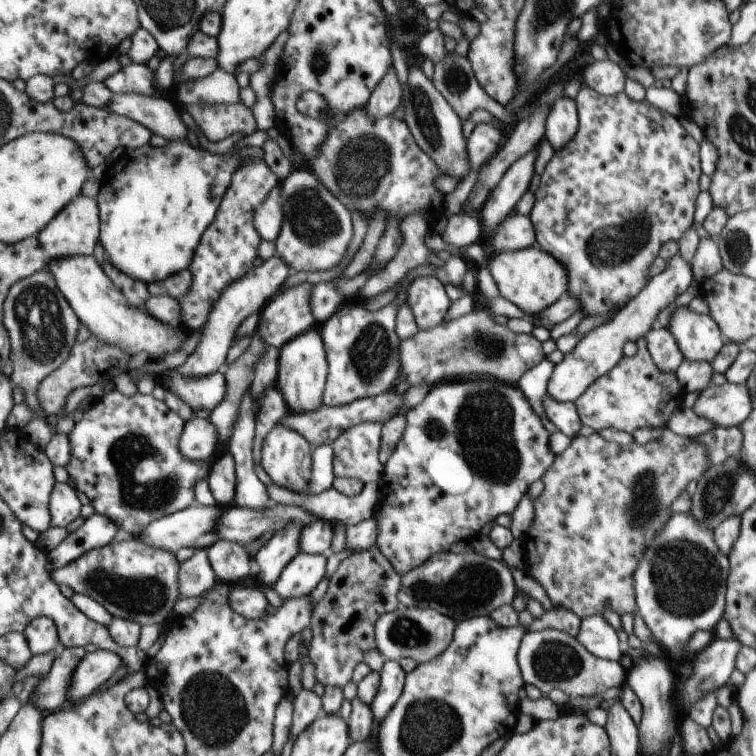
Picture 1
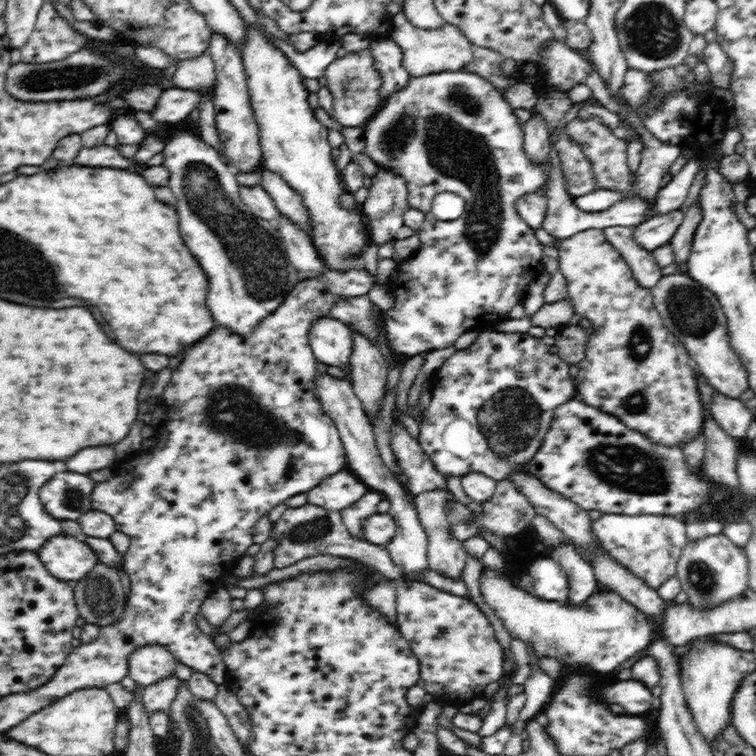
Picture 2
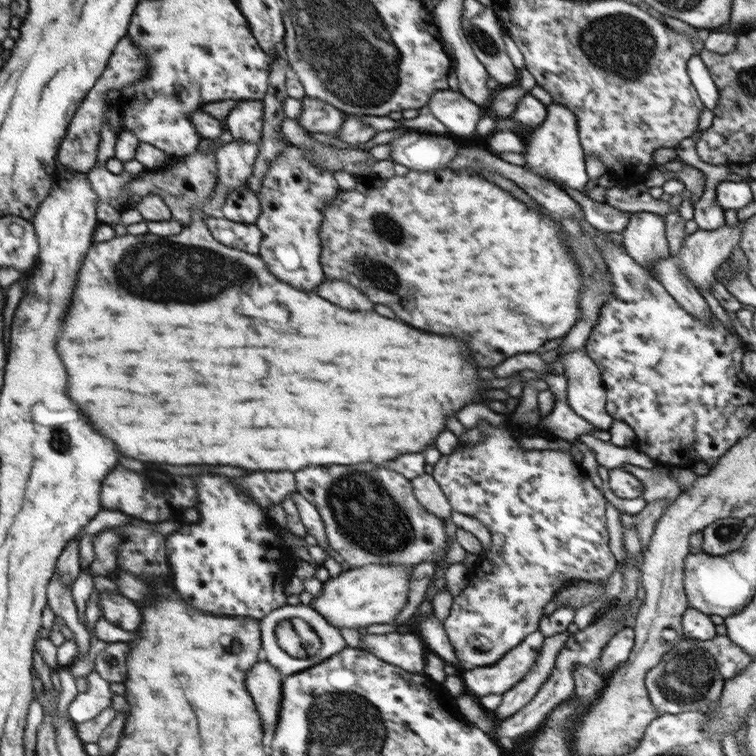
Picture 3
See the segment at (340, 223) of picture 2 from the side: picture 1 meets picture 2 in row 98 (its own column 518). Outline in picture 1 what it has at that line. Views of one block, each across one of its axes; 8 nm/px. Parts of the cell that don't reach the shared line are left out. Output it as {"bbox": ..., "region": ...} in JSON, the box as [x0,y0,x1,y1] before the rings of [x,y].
{"bbox":[487,244,567,317],"region":[[[537,244],[522,250],[495,253],[488,259],[487,268],[498,287],[499,295],[518,306],[528,317],[542,312],[567,293],[565,266]]]}

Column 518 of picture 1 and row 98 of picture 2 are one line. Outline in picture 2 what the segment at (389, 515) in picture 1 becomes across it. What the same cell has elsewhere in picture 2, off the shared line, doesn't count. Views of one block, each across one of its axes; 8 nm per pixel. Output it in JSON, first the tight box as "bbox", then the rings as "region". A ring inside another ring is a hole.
{"bbox":[364,69,549,357],"region":[[[460,69],[454,72],[426,74],[426,76],[418,76],[418,78],[410,77],[406,89],[392,94],[364,126],[364,145],[366,145],[364,153],[370,156],[378,166],[396,171],[402,177],[402,180],[406,181],[409,206],[425,214],[424,224],[417,230],[417,235],[420,239],[418,250],[415,250],[409,258],[406,258],[399,264],[399,273],[392,277],[385,285],[389,292],[394,295],[394,299],[396,299],[390,310],[382,312],[382,324],[386,330],[385,336],[394,354],[414,357],[419,353],[449,348],[454,346],[456,339],[467,331],[482,332],[490,329],[501,319],[508,316],[510,310],[522,300],[523,296],[519,295],[526,290],[526,286],[532,282],[536,274],[545,270],[545,266],[541,261],[545,246],[536,239],[534,235],[535,229],[529,227],[527,222],[522,220],[522,217],[517,213],[515,204],[518,198],[525,194],[545,194],[549,177],[549,158],[546,162],[542,162],[542,164],[534,164],[527,157],[524,150],[523,129],[520,127],[516,115],[512,112],[513,104],[510,102],[507,93],[494,88],[490,82],[487,82],[479,74],[474,73],[474,71]],[[441,192],[453,192],[464,199],[466,208],[464,208],[460,218],[456,218],[456,220],[438,220],[431,213],[432,201]]]}

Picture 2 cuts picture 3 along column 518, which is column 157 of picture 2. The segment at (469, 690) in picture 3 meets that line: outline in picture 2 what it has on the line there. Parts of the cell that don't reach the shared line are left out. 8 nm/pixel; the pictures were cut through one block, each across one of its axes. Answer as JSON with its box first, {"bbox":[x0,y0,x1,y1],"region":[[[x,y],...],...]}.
{"bbox":[128,645,176,688],"region":[[[144,645],[132,651],[128,661],[128,676],[146,688],[164,677],[175,675],[176,659],[162,645]]]}

